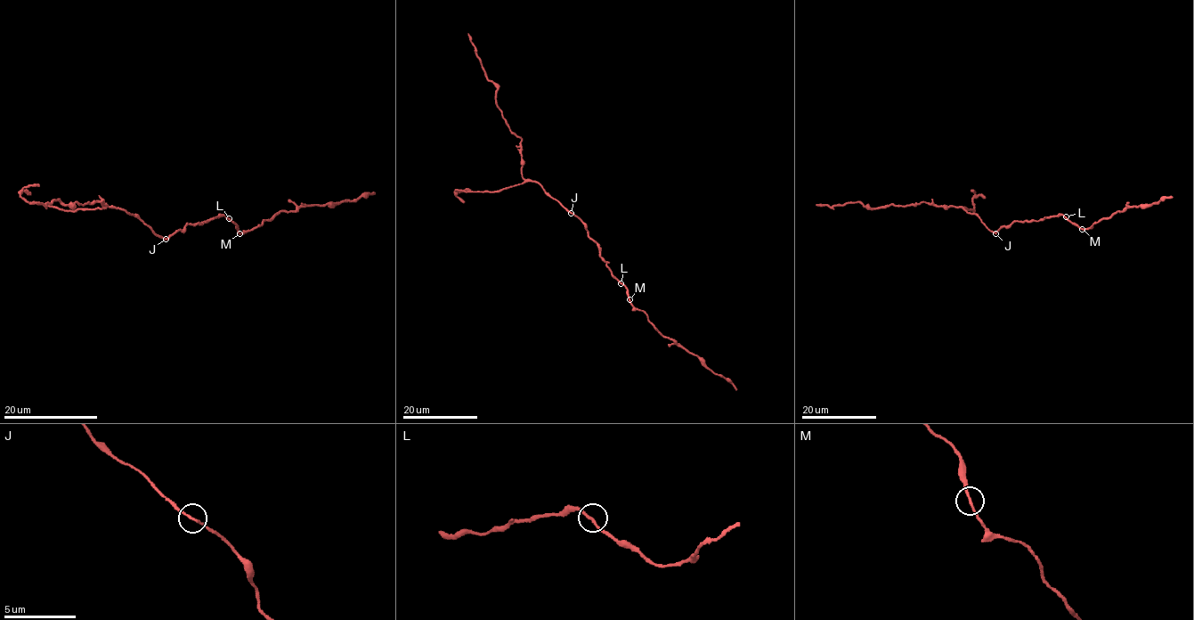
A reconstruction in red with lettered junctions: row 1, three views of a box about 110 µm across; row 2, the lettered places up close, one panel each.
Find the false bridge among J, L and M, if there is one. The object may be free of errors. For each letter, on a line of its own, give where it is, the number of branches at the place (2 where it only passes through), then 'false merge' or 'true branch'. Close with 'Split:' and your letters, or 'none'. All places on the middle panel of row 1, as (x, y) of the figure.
J: at (571, 213); 2 branches meet; true branch
L: at (621, 283); 2 branches meet; true branch
M: at (629, 299); 2 branches meet; true branch
Split: none

